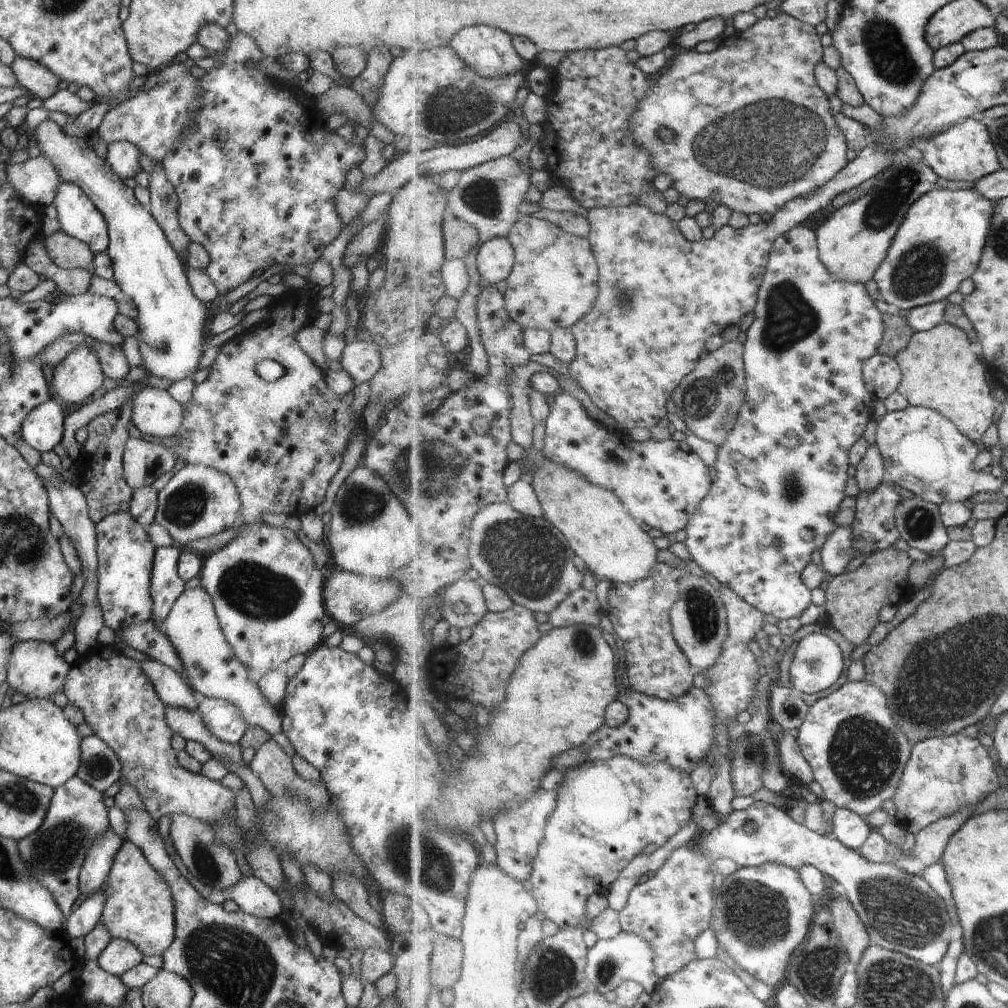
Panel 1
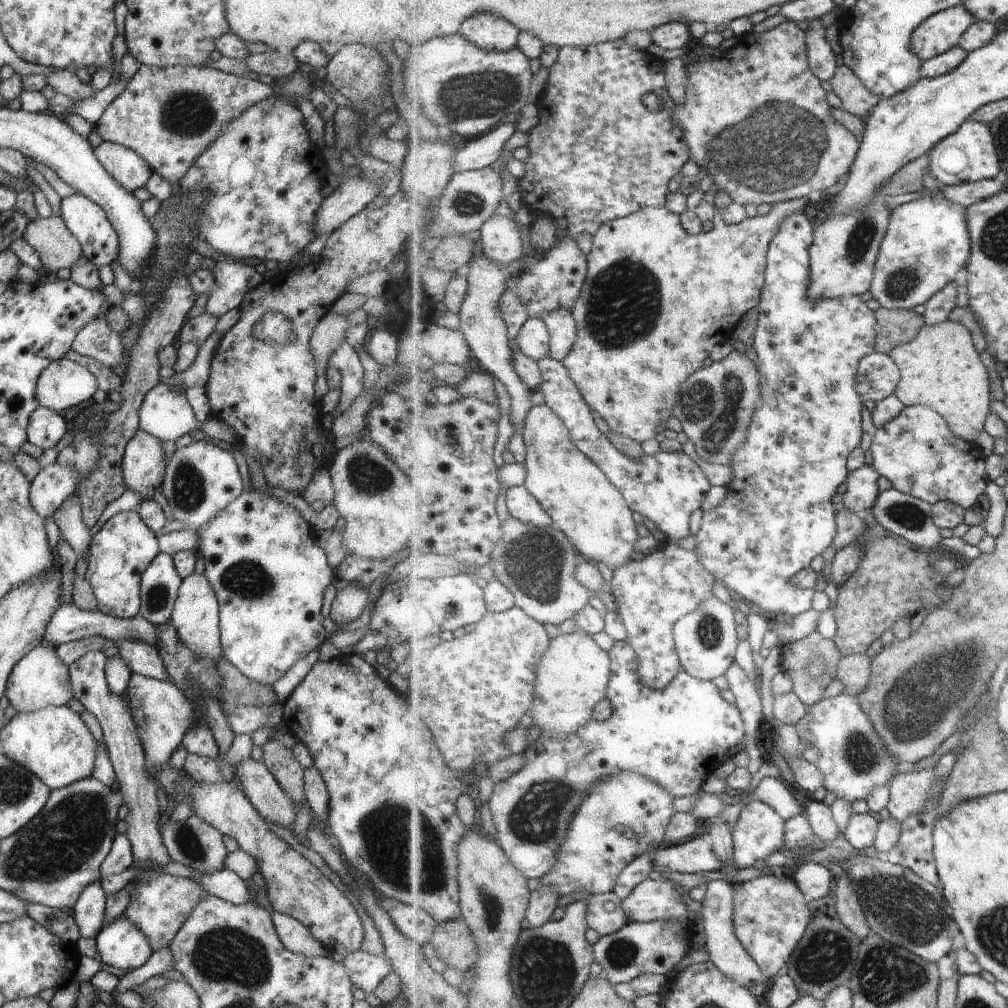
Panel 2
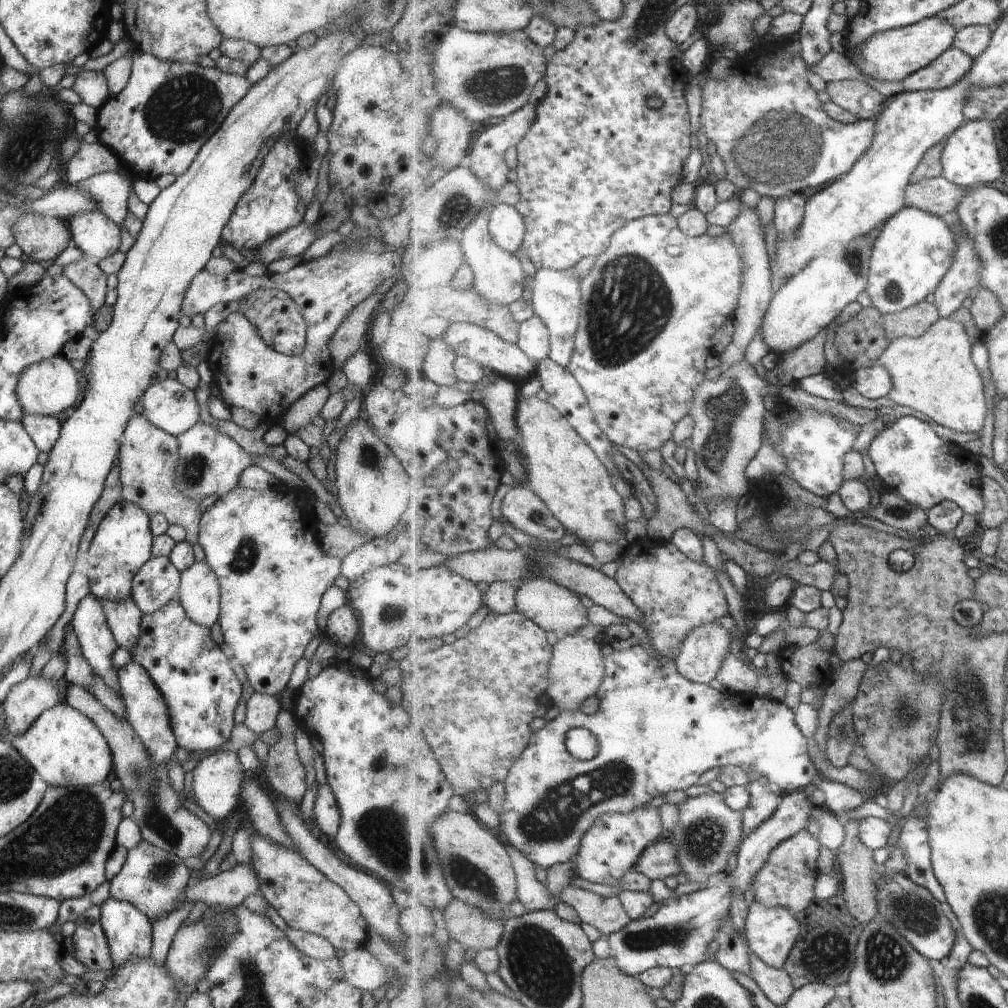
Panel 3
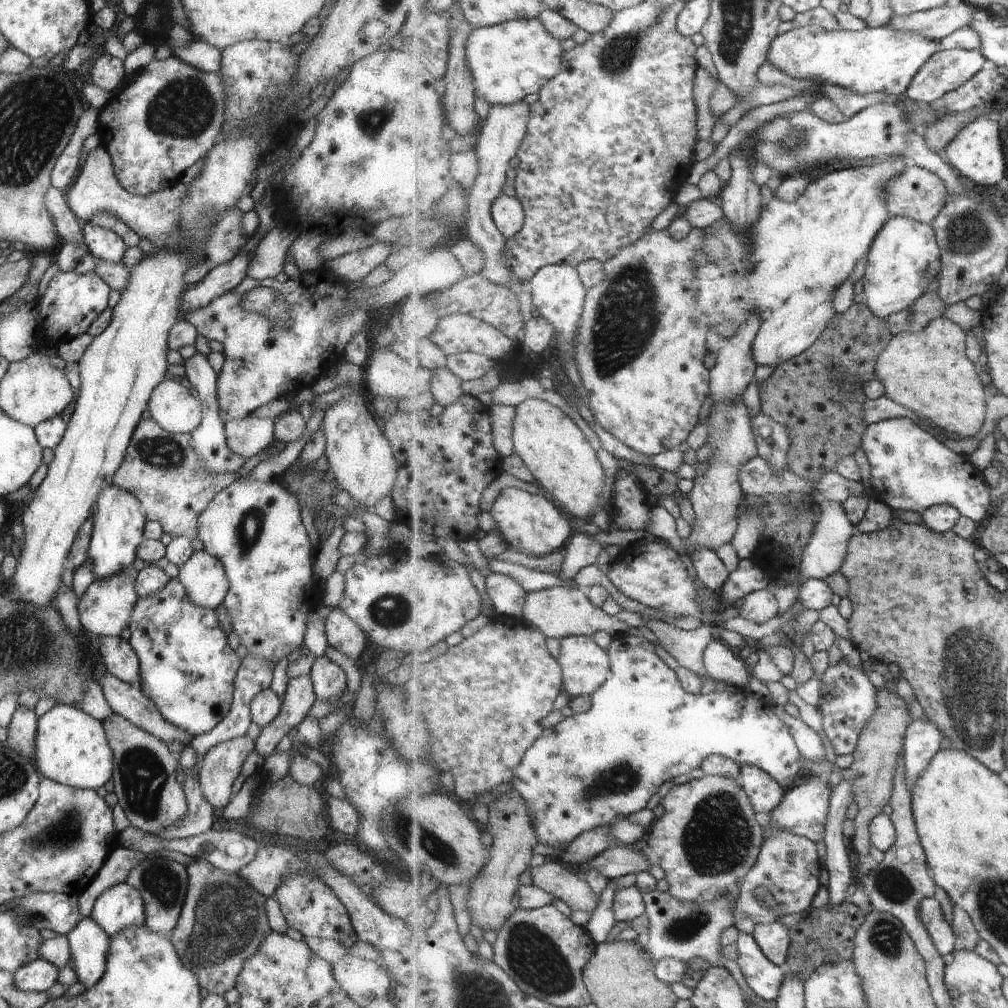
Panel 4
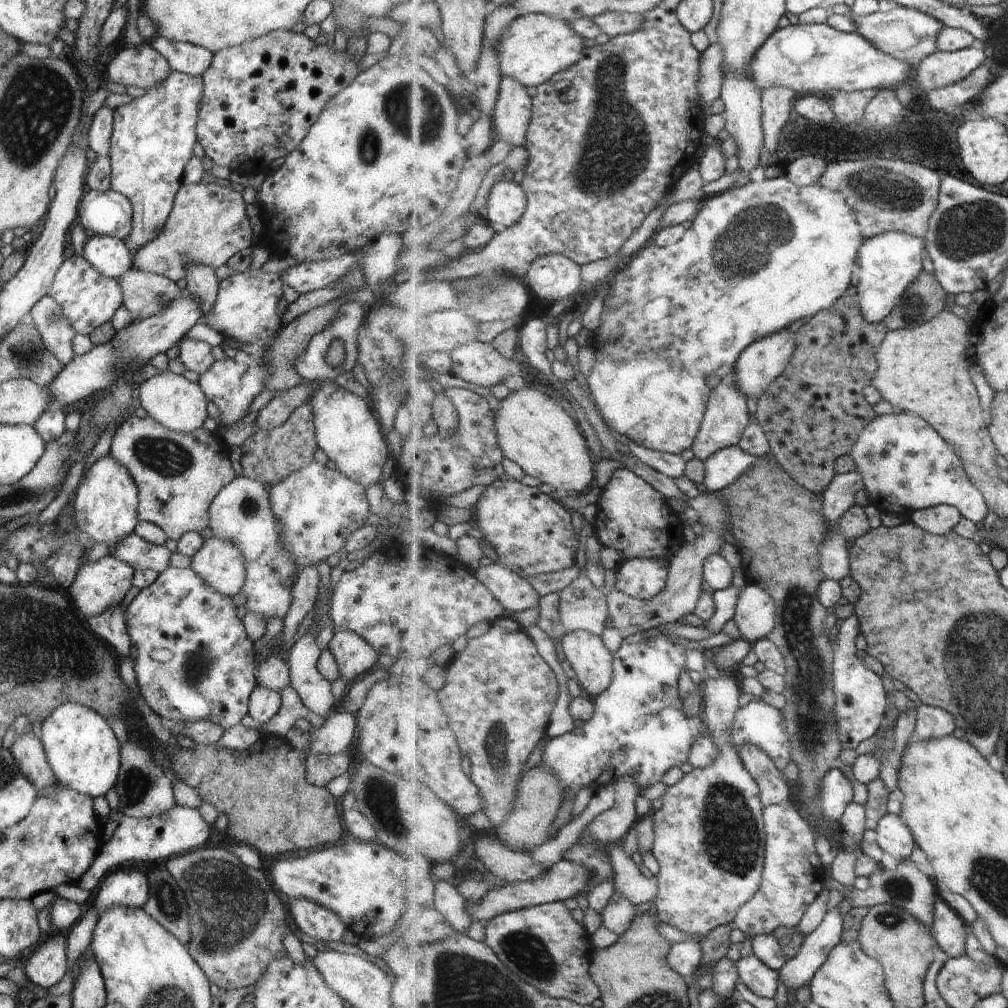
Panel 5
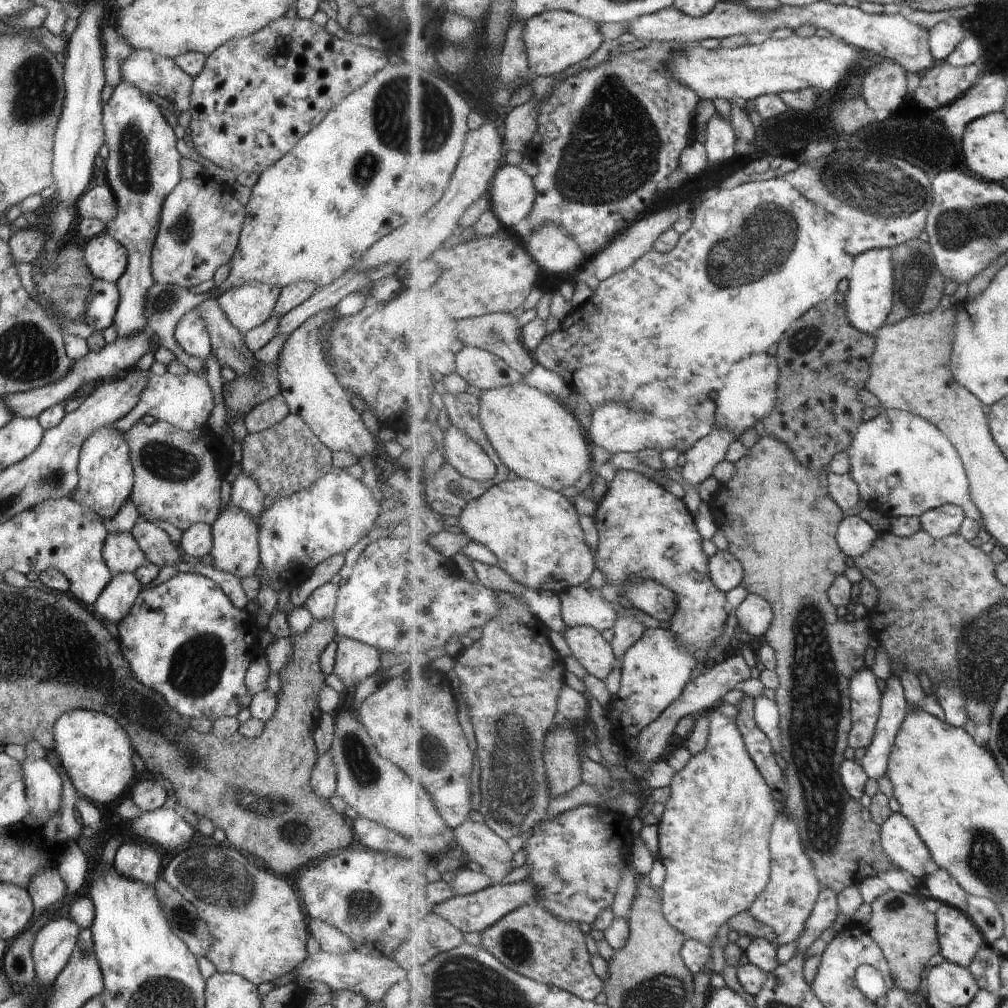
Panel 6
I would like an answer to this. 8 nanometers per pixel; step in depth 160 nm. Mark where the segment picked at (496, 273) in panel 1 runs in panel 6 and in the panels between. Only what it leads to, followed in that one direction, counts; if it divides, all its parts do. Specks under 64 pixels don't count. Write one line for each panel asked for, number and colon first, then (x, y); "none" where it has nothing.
2: (501, 240)
3: (507, 226)
4: (508, 213)
5: (507, 202)
6: (513, 196)

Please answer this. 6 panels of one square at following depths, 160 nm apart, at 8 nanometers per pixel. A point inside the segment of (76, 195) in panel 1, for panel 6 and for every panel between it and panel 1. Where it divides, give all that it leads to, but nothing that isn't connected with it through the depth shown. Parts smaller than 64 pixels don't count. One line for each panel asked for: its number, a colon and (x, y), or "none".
2: (85, 220)
3: (97, 237)
4: (104, 245)
5: (109, 255)
6: (106, 259)

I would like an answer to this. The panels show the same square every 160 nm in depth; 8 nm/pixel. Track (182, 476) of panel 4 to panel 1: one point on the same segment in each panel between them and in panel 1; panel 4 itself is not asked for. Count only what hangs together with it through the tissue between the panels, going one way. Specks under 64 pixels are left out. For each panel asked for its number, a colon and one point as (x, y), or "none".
1: (142, 462)
2: (143, 462)
3: (147, 455)

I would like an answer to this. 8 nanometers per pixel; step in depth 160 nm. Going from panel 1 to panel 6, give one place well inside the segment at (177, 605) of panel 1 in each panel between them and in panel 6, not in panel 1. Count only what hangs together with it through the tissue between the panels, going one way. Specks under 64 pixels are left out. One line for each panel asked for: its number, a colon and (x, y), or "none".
2: (194, 615)
3: (198, 593)
4: (202, 575)
5: (218, 562)
6: (234, 549)

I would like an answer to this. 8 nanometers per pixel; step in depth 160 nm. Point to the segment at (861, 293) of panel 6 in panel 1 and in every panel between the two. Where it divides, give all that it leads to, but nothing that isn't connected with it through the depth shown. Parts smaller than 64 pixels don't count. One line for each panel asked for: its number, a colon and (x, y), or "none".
1: (939, 245)
2: (928, 243)
3: (913, 252)
4: (904, 259)
5: (890, 262)

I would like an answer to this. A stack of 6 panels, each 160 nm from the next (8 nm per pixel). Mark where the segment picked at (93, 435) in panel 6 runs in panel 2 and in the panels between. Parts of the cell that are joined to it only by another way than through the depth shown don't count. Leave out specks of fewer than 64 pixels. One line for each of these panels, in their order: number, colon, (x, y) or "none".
2: (117, 554)
3: (121, 543)
4: (117, 523)
5: (105, 499)

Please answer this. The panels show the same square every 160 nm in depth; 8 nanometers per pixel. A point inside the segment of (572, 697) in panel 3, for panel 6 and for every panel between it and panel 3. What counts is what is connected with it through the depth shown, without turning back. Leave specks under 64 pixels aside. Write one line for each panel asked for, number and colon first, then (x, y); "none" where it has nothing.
4: (586, 666)
5: (585, 652)
6: (591, 650)

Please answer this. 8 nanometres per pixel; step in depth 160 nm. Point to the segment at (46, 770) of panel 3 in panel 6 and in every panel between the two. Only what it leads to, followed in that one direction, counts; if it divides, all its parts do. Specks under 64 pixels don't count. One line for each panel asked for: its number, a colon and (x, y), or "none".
4: (71, 748)
5: (80, 747)
6: (95, 752)

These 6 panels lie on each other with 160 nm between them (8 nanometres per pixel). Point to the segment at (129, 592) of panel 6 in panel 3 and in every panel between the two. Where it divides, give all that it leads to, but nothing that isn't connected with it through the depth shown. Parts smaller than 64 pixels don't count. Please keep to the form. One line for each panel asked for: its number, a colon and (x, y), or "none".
3: (145, 710)
4: (118, 657)
5: (109, 625)

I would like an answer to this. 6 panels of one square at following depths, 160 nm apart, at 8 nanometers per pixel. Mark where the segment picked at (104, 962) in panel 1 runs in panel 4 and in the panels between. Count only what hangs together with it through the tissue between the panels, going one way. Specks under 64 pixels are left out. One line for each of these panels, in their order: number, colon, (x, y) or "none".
2: (120, 943)
3: (128, 932)
4: (121, 905)

